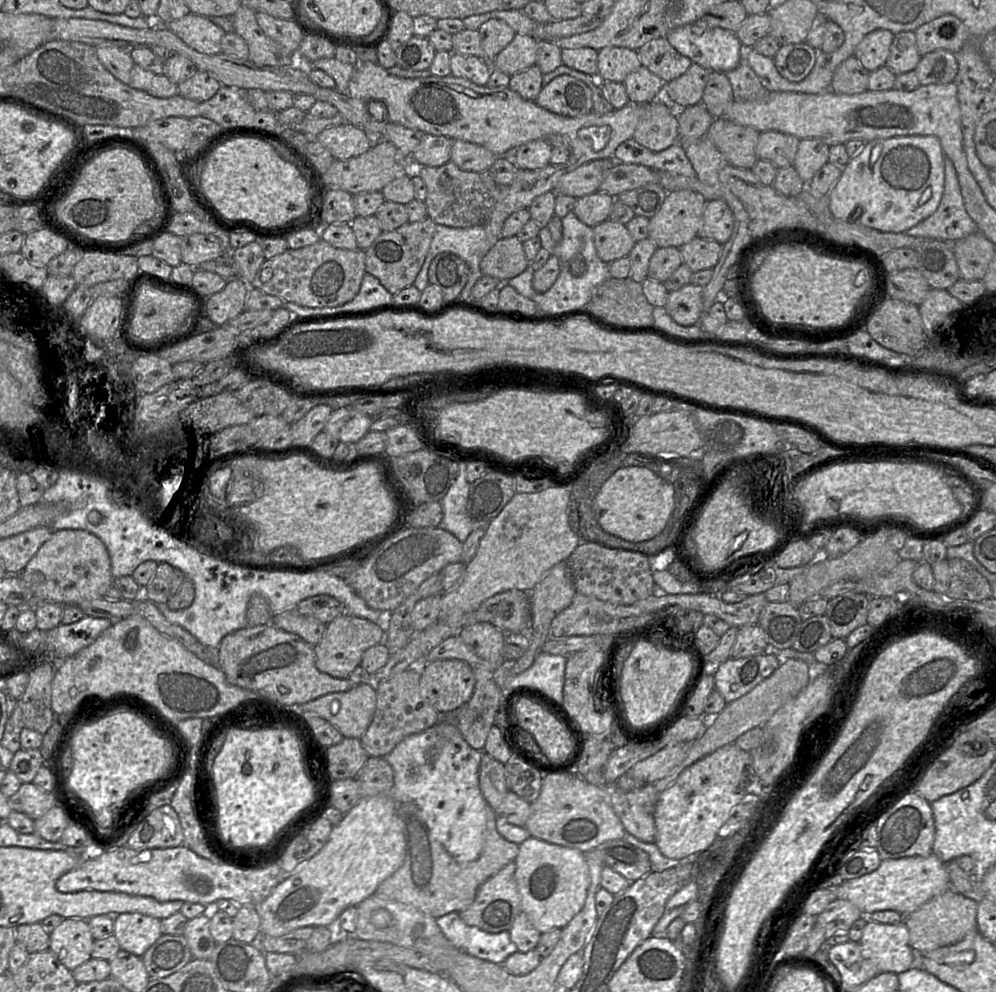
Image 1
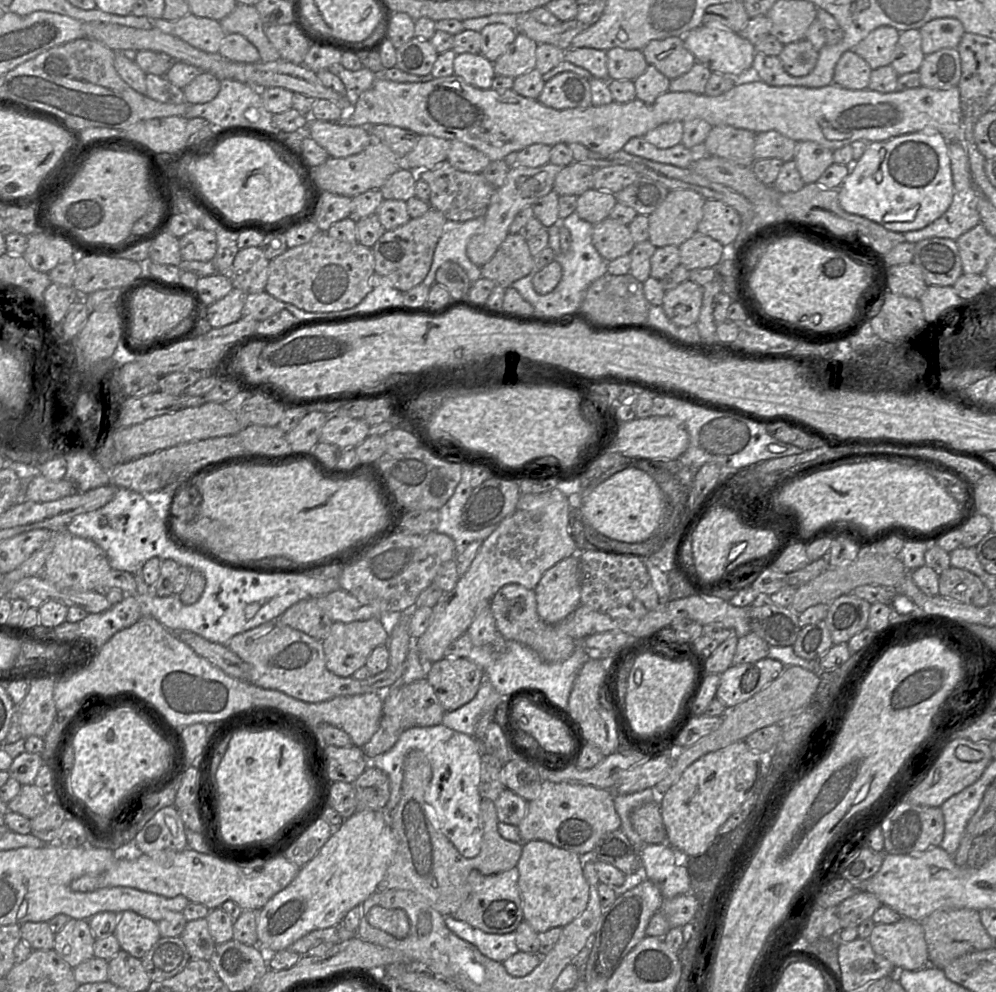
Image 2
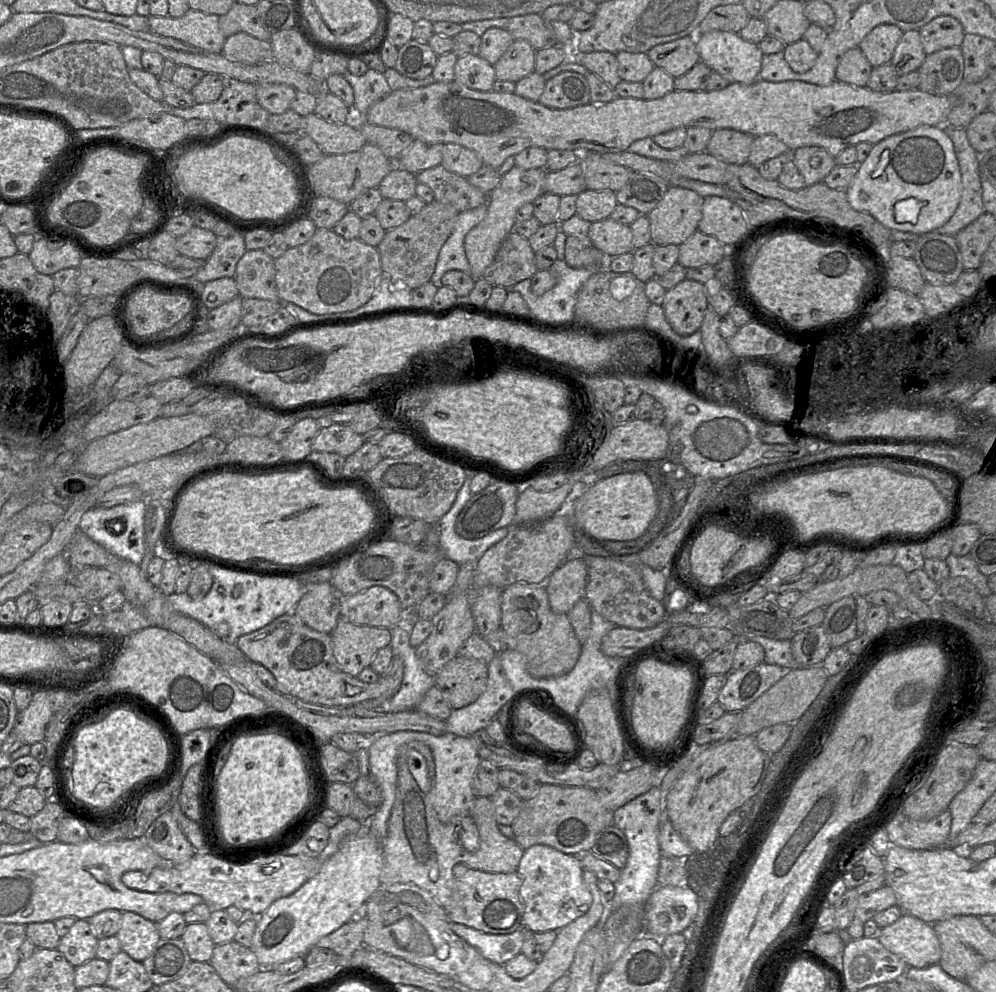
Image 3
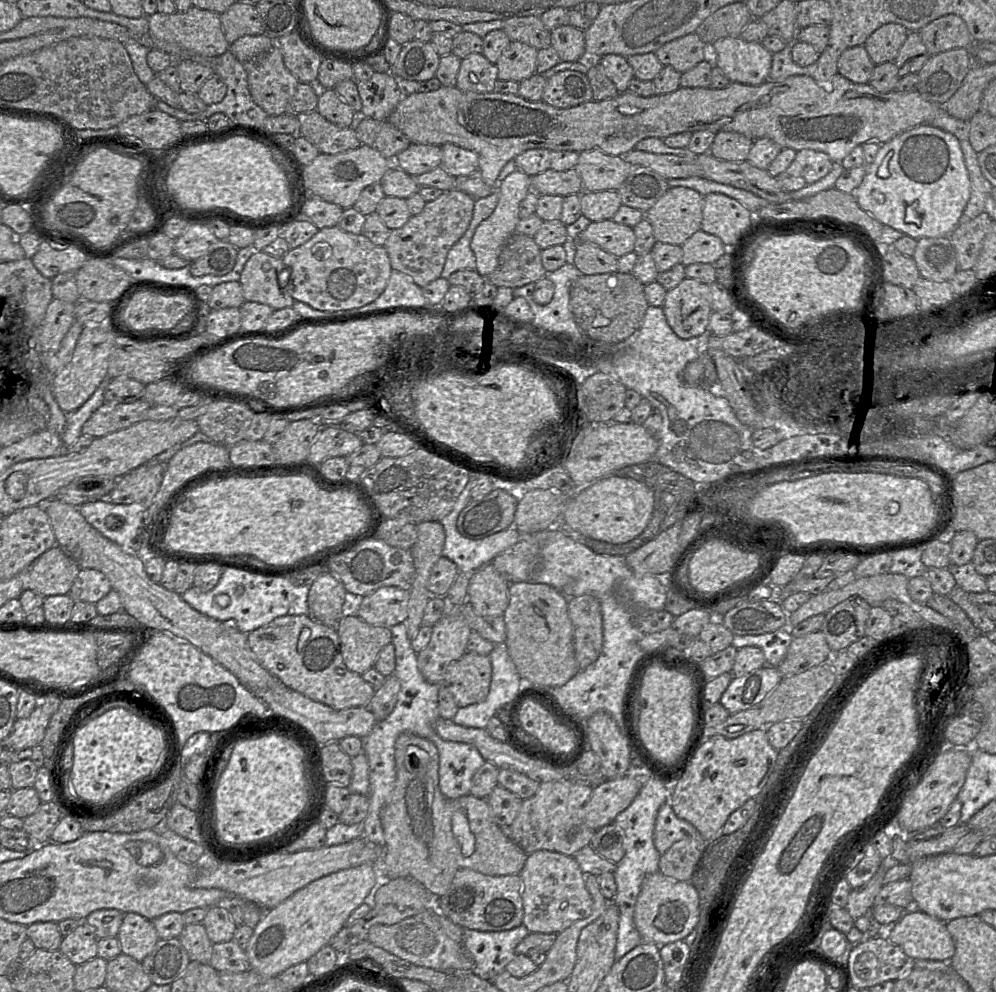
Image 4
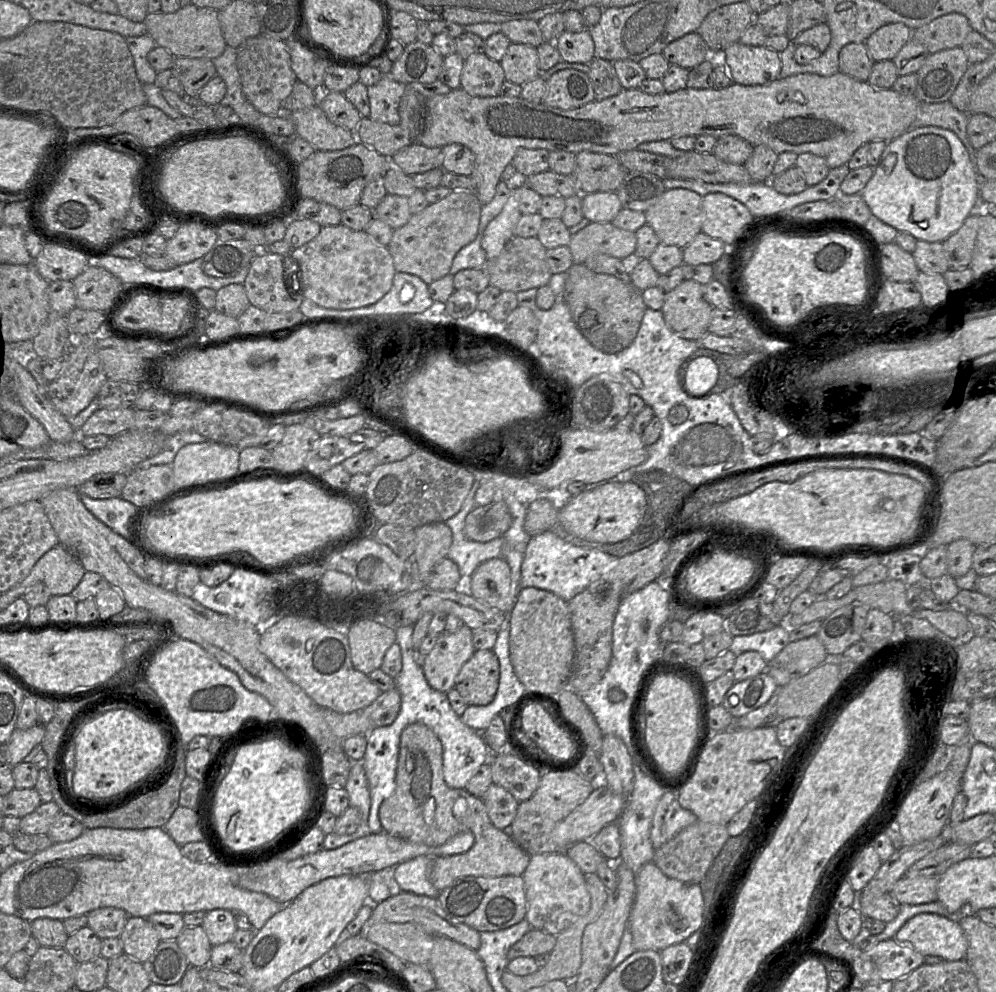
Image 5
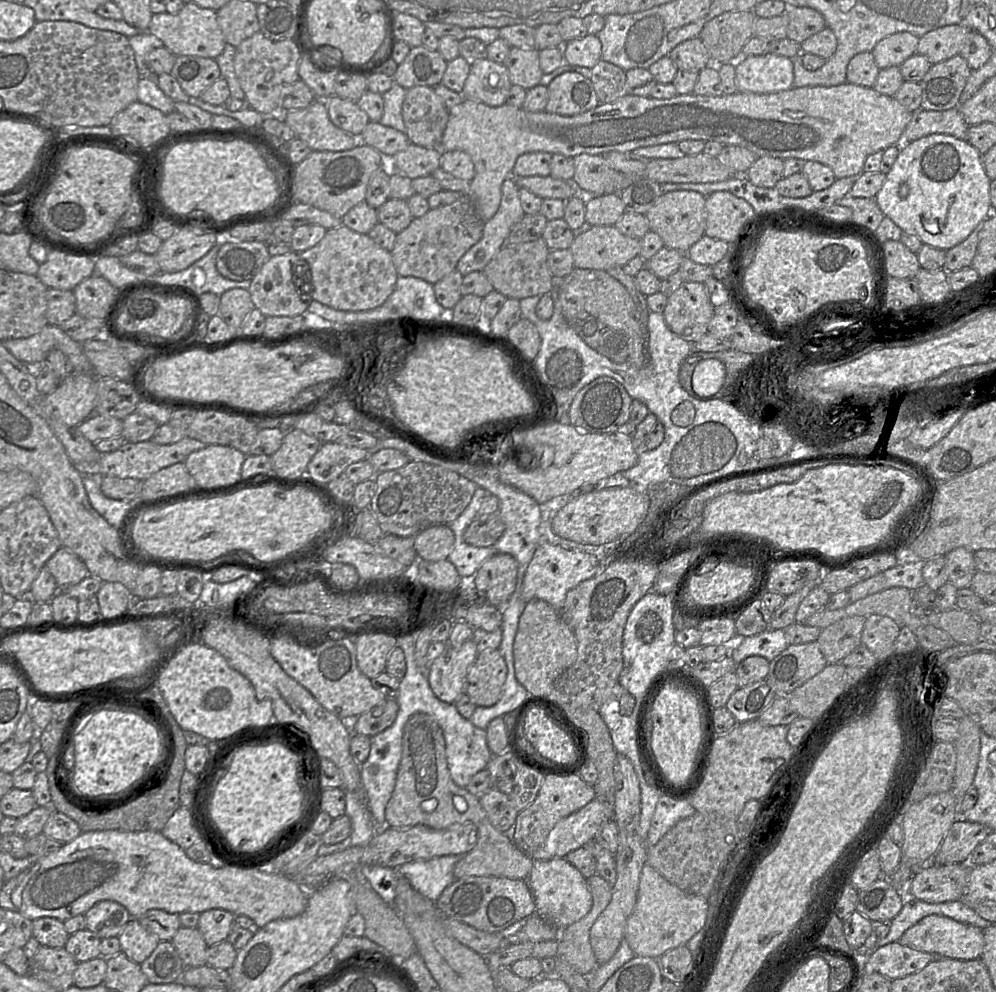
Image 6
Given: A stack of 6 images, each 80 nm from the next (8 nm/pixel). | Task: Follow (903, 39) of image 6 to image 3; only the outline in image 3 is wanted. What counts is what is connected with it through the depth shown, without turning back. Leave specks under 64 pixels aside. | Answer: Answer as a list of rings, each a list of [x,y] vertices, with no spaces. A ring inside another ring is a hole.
[[[880,24],[866,35],[858,47],[873,68],[889,64],[903,33],[896,25]]]

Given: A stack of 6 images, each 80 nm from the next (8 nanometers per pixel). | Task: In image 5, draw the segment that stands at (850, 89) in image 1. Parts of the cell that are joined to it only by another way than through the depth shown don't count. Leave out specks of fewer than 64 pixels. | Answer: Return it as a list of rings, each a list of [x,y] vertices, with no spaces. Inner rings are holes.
[[[849,44],[839,54],[839,72],[858,81],[867,82],[874,65],[865,44]]]

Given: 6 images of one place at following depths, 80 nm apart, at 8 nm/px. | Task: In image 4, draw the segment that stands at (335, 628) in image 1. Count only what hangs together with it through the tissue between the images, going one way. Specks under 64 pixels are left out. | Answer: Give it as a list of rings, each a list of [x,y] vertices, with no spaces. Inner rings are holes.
[[[355,613],[343,615],[335,628],[344,664],[359,675],[372,668],[381,649],[392,642],[390,628],[370,625]]]

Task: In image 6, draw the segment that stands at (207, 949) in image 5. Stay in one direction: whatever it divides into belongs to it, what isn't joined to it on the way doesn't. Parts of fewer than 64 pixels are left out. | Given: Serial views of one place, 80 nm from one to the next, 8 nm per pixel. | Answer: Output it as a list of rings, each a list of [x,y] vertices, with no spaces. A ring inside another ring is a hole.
[[[181,926],[171,941],[185,967],[199,967],[207,964],[208,945],[198,928]]]

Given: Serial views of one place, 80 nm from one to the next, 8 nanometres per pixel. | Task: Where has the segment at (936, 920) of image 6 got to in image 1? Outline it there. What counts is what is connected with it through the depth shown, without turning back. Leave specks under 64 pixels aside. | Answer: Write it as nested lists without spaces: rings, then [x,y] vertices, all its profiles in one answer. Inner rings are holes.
[[[868,921],[863,929],[859,944],[862,956],[877,967],[877,972],[899,974],[914,968],[915,950],[910,946],[909,931],[903,921],[896,924]]]

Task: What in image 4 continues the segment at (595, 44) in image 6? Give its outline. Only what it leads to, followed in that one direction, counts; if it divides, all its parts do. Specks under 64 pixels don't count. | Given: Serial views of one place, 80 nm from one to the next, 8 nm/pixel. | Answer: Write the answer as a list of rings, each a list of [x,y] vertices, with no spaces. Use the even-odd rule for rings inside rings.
[[[563,25],[551,32],[551,46],[557,51],[561,61],[574,62],[585,59],[584,31],[571,25]]]

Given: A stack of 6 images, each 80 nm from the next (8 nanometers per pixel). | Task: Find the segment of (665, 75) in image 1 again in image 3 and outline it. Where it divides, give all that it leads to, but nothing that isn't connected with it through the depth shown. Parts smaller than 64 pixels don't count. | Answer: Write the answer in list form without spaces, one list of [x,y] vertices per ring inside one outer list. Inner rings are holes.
[[[686,36],[652,47],[647,52],[653,64],[674,78],[686,74],[700,57],[696,48],[696,36]]]

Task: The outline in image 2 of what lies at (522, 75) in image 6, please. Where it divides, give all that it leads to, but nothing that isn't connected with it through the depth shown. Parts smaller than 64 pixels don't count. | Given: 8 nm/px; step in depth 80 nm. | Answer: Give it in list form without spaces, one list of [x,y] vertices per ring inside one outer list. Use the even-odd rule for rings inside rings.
[[[517,33],[513,43],[493,63],[495,75],[516,78],[533,70],[537,45],[526,35]]]

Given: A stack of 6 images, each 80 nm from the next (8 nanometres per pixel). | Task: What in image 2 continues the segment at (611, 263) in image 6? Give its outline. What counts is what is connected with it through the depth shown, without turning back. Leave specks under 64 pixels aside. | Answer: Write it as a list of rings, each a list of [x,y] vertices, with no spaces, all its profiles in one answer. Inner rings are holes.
[[[609,217],[593,225],[592,242],[606,262],[630,254],[636,244],[628,226]]]

